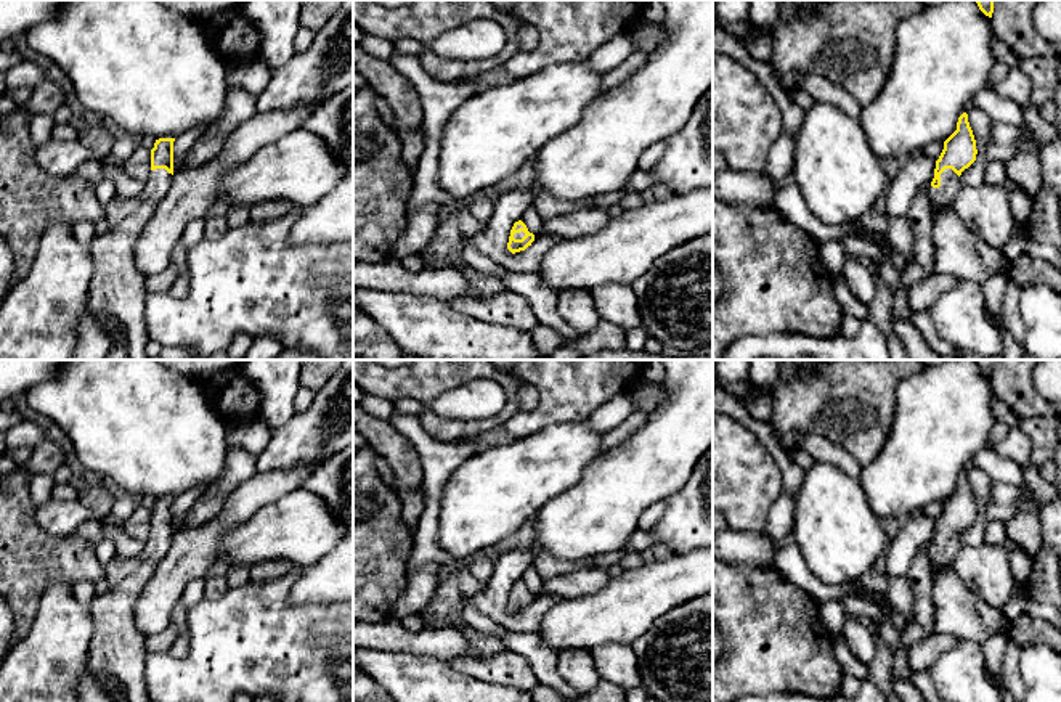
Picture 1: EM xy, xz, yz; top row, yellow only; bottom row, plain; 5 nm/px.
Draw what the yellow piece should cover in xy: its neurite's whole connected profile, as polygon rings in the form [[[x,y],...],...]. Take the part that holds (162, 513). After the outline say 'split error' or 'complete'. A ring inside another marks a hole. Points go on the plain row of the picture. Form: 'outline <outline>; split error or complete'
outline [[[159,498],[151,509],[151,532],[135,557],[114,556],[104,567],[109,590],[90,604],[93,635],[85,667],[77,676],[77,702],[148,702],[144,684],[146,636],[135,625],[135,602],[167,554],[173,538],[173,501]]]; split error

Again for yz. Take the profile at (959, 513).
outline [[[968,474],[958,477],[957,490],[944,501],[944,509],[936,520],[934,538],[929,548],[931,573],[952,567],[960,549],[960,535],[976,520],[976,500],[968,482]]]; split error

